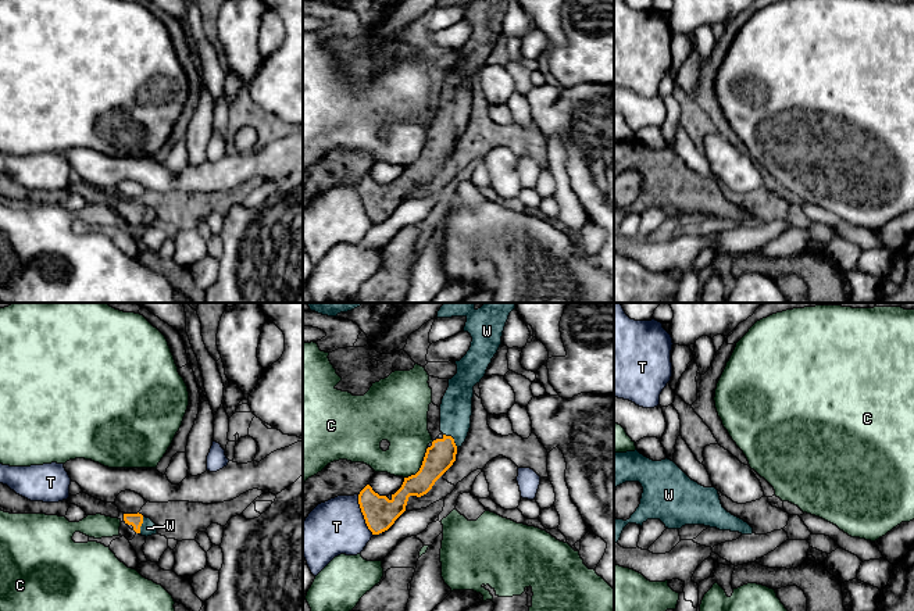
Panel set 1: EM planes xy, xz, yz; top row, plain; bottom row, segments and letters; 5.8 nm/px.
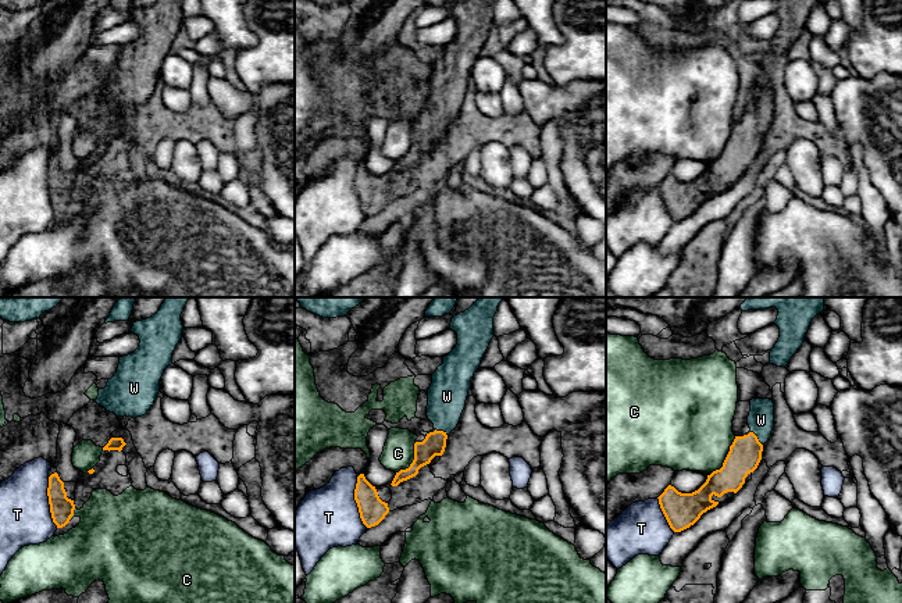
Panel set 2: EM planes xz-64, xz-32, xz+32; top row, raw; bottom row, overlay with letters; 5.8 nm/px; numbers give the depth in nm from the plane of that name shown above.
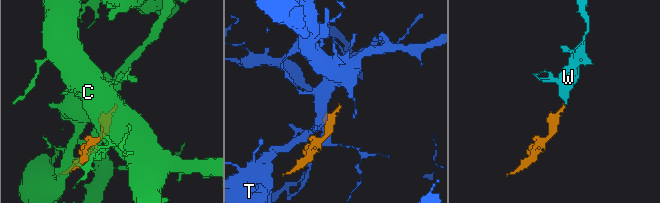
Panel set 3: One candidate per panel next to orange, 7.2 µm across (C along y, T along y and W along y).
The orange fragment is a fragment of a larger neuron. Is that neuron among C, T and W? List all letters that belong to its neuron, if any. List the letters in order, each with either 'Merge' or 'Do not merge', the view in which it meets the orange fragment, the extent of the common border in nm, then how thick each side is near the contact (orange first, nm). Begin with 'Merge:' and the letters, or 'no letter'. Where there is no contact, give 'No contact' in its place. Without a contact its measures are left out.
Merge: W
C: Do not merge. Touches orange in xz. Shared border 240 nm. Thickness 170 nm (orange) against 260 nm
T: Do not merge. Touches orange in xz. Shared border 260 nm. Thickness 190 nm (orange) against 320 nm
W: Merge. Touches orange in xz. Shared border 120 nm. Thickness 170 nm (orange) against 190 nm

